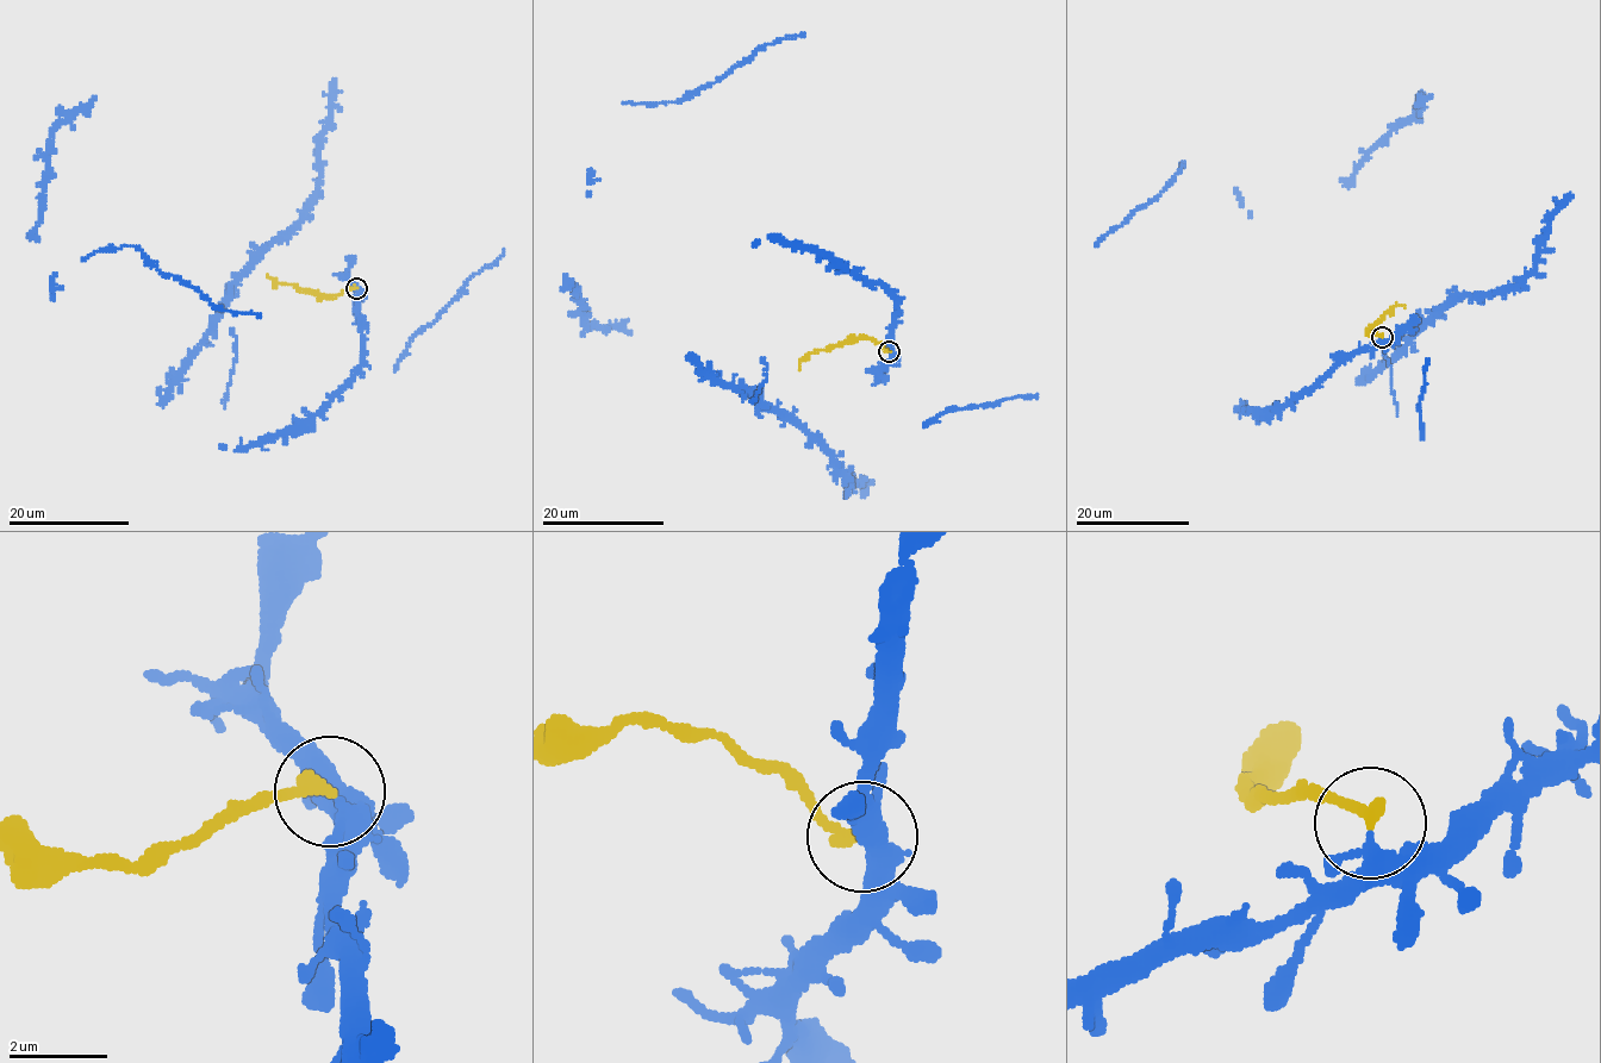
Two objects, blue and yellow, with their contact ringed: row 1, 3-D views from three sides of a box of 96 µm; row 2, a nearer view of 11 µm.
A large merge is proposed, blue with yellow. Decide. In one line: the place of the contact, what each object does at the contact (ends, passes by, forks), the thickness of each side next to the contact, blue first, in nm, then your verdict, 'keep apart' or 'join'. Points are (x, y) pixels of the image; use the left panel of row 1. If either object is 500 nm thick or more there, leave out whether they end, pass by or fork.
(356, 288) | blue passes by | yellow ends | 320/280 nm | keep apart

